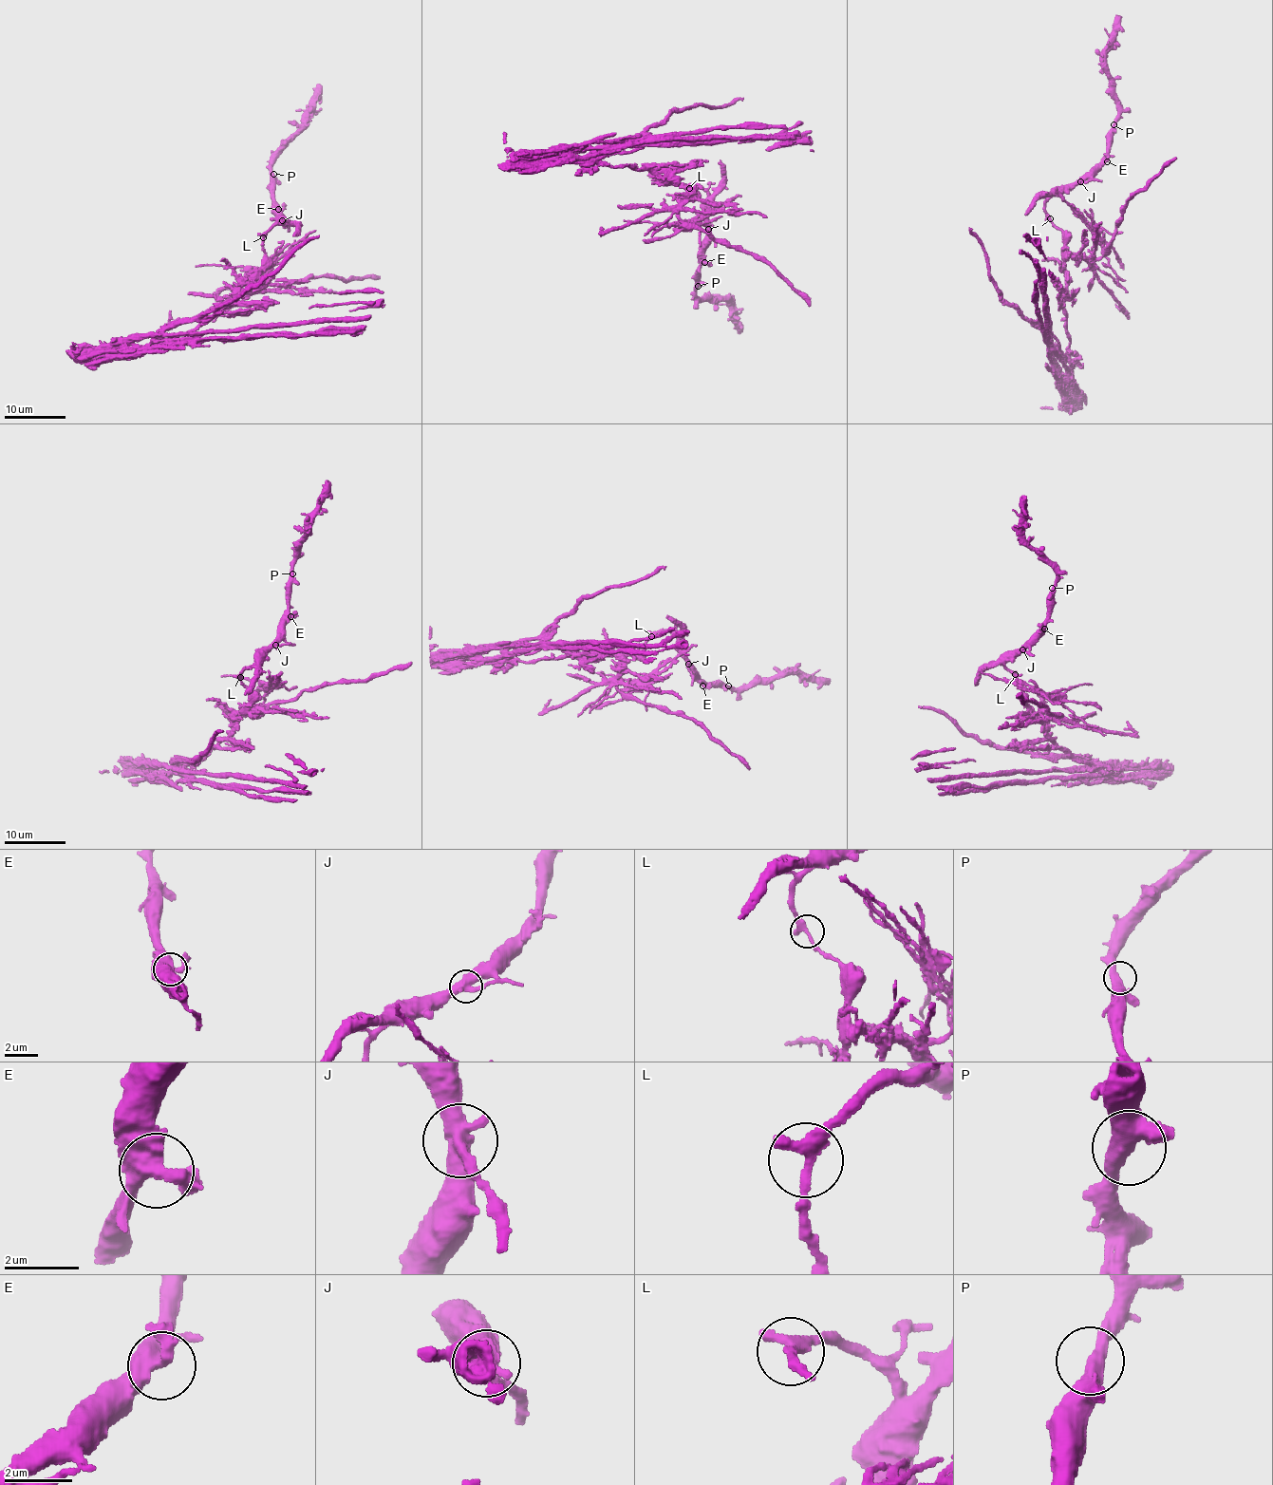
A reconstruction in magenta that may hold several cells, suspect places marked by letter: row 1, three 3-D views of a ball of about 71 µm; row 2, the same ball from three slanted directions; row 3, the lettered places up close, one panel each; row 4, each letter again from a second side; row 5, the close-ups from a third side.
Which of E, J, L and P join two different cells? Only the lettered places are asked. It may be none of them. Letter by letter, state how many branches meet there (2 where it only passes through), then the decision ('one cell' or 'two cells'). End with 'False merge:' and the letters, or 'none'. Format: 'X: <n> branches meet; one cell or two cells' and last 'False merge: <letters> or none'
E: 3 branches meet; one cell
J: 3 branches meet; two cells
L: 2 branches meet; two cells
P: 2 branches meet; one cell
False merge: J, L

